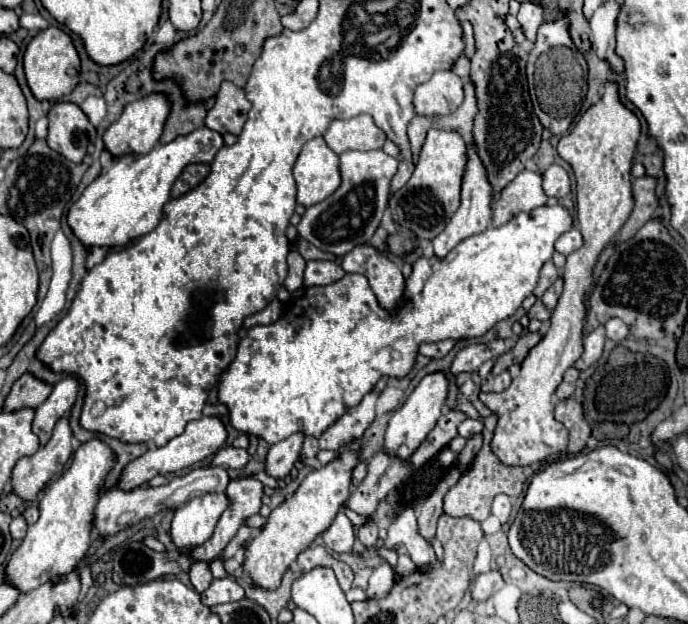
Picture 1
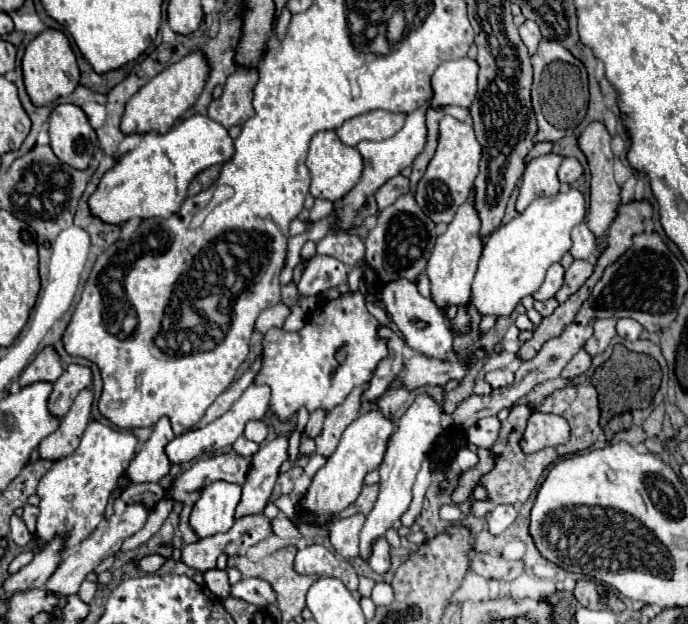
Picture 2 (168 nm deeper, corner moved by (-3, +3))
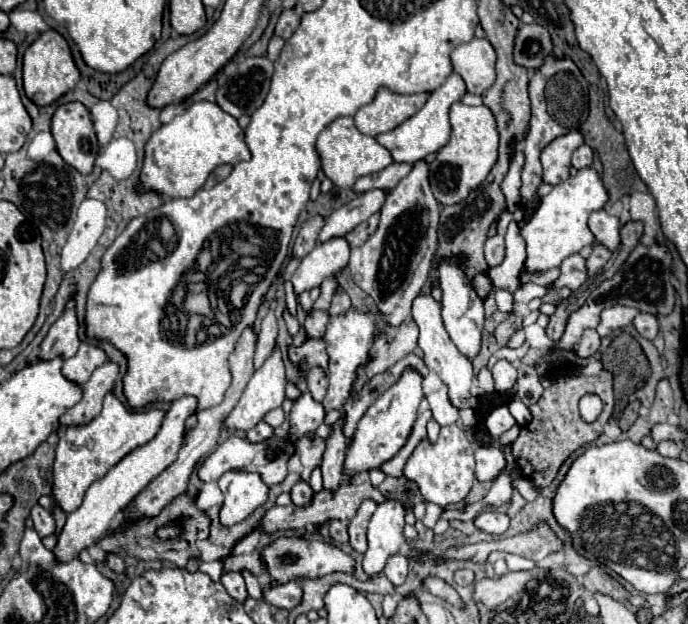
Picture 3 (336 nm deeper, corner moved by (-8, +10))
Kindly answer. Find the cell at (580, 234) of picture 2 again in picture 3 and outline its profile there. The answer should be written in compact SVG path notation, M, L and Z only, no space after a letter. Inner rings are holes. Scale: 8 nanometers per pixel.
M597 210L589 216L589 230L597 244L605 244L611 252L619 246L619 218L609 216L605 210Z

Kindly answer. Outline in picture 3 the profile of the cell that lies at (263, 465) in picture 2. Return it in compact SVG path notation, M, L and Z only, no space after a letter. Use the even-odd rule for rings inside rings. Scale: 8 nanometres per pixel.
M305 392L301 398L293 402L293 408L289 412L289 434L287 440L297 442L301 436L307 436L317 430L319 424L323 424L323 406L311 398L309 392Z

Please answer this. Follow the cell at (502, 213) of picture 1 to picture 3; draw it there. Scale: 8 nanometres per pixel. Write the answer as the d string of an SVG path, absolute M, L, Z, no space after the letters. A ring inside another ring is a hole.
M573 130L565 136L555 138L549 146L541 150L541 166L543 166L543 184L561 184L569 178L571 170L571 154L575 148L583 144L581 132Z

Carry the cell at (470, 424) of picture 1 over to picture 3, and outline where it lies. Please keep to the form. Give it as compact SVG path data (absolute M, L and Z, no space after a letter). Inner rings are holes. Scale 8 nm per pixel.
M507 406L495 408L487 418L485 418L485 428L493 440L497 440L505 430L509 430L515 424L513 416L509 414Z

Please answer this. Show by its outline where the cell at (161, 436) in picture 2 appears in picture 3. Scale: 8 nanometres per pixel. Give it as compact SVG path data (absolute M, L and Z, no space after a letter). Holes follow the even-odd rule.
M183 396L179 400L175 400L171 404L171 408L167 410L163 424L159 428L159 432L155 434L155 438L139 448L135 448L133 452L129 452L117 466L113 466L105 478L97 480L95 484L89 486L83 504L71 512L67 516L67 522L57 538L57 544L53 548L53 556L57 556L57 560L73 560L79 556L81 550L89 548L95 540L103 538L109 532L111 522L115 520L115 516L155 478L159 476L167 466L171 466L177 460L177 452L183 444L185 438L185 418L189 414L195 412L197 400L193 396Z

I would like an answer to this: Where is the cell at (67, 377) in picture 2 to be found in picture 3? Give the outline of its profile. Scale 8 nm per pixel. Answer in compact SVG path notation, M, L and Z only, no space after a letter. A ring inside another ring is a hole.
M83 342L77 354L63 362L63 376L73 384L83 386L89 380L89 376L93 374L93 370L105 362L107 362L107 356L101 348L89 342Z

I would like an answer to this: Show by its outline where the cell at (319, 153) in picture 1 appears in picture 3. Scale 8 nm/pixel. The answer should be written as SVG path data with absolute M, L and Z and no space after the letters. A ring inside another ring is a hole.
M343 116L333 120L317 138L317 154L321 158L321 170L325 172L325 176L337 186L337 188L351 188L355 184L357 178L371 174L371 172L379 172L385 166L389 166L391 154L371 136L359 134L359 130L355 128L353 120Z

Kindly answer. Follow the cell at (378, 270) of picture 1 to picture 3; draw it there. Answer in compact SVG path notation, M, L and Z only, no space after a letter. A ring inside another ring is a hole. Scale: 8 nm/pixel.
M419 294L417 300L413 300L413 308L411 308L411 318L413 322L417 324L419 328L419 340L417 340L417 348L427 364L429 370L433 370L447 386L449 386L449 396L451 396L451 402L459 408L461 412L461 418L463 418L463 424L467 426L467 430L473 434L475 432L475 424L477 424L477 414L475 414L475 408L477 408L477 398L471 400L469 406L461 406L461 402L467 398L469 394L469 388L473 384L473 366L471 366L471 360L467 356L461 356L459 348L453 344L453 340L449 340L449 334L445 332L445 326L443 326L443 320L441 320L441 306L439 302L429 294Z

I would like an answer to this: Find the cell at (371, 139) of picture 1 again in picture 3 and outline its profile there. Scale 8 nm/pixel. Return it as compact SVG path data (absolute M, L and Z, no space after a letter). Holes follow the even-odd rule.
M381 88L371 104L361 106L357 110L357 114L353 116L355 126L365 136L377 136L389 132L401 122L405 122L407 118L411 118L425 104L427 96L429 94L401 96L389 92L387 88Z

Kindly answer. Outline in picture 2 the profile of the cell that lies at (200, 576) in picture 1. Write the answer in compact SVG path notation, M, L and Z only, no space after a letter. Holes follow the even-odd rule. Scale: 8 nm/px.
M210 569L204 573L204 583L208 583L208 589L220 597L220 599L228 599L230 597L230 581L228 581L228 573L220 571L220 569Z

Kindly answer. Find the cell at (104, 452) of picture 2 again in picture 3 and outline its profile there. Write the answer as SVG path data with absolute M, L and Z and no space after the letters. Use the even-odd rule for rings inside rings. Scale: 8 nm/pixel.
M107 394L103 410L85 426L69 426L61 436L53 464L53 502L65 512L75 512L81 506L85 490L101 480L117 462L121 462L131 450L147 444L159 430L163 420L161 410L133 412L115 396Z

